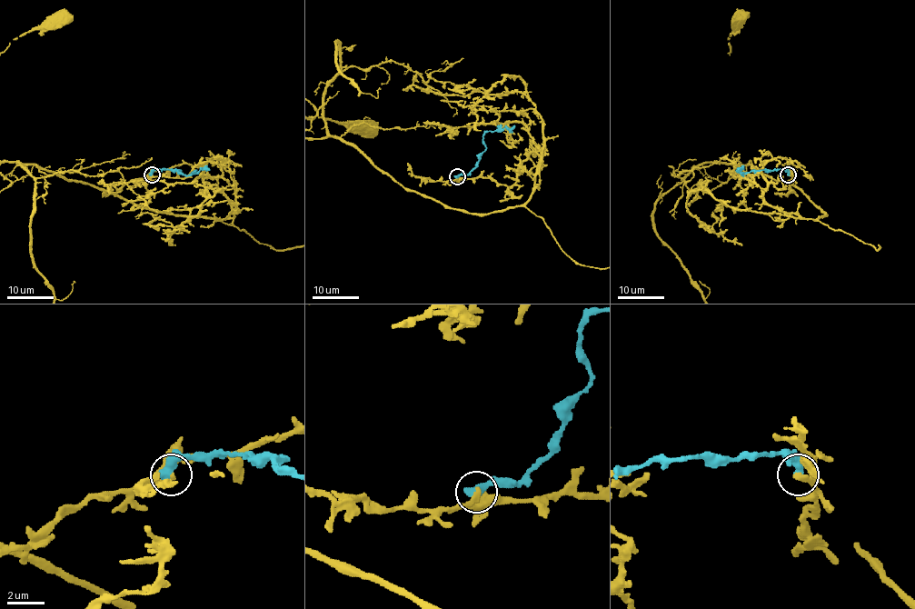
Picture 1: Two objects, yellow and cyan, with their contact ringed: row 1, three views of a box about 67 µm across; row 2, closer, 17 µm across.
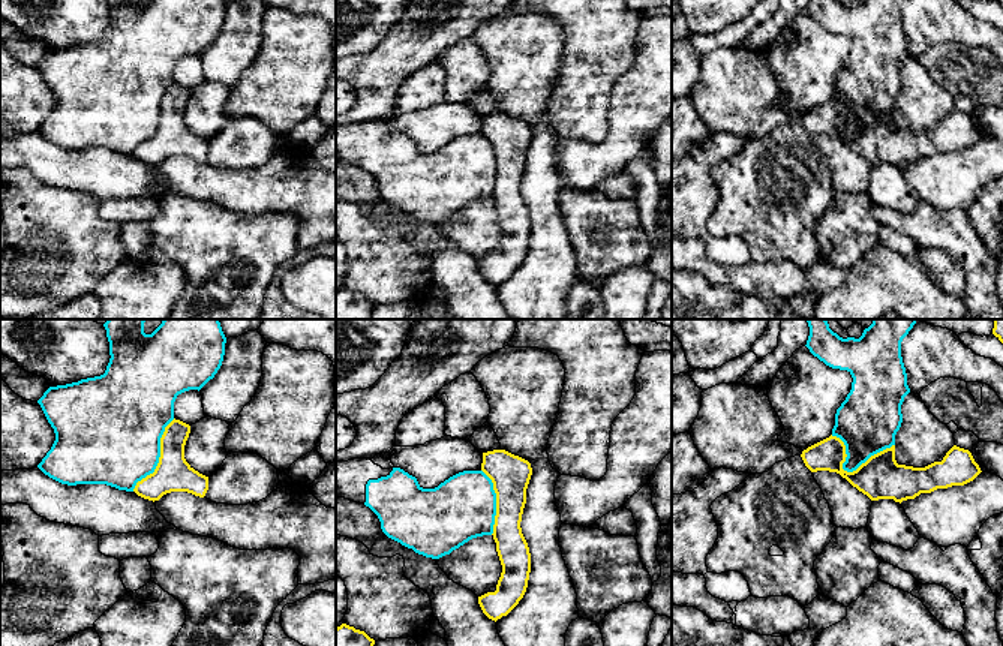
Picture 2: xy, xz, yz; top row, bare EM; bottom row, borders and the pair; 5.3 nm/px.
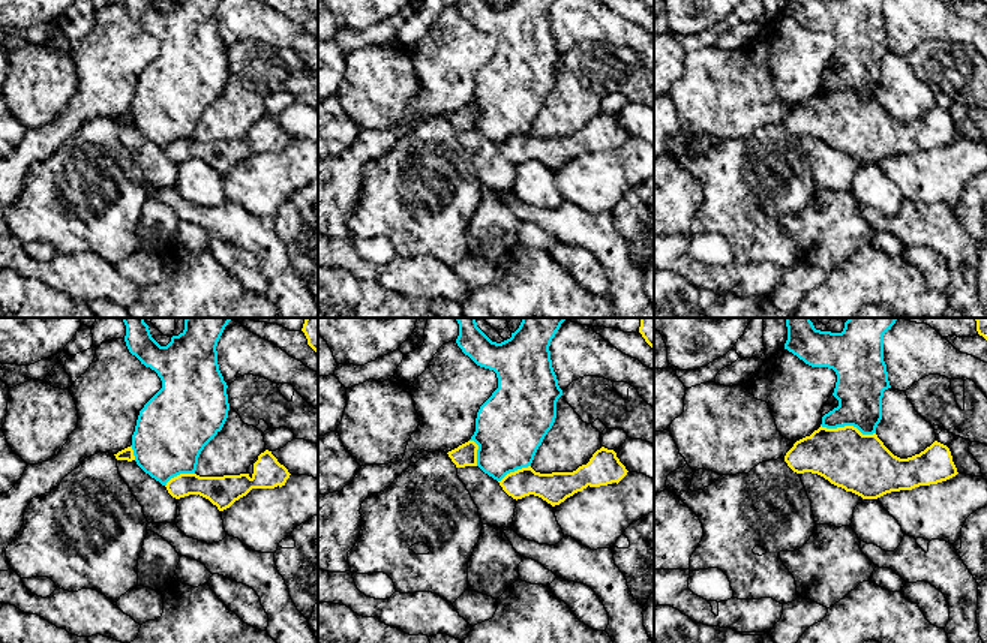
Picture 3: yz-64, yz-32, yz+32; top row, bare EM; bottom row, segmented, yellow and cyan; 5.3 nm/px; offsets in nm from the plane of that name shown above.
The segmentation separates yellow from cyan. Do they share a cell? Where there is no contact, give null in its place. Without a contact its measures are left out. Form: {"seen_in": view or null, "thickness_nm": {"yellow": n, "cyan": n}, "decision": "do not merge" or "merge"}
{"seen_in": "yz", "thickness_nm": {"yellow": 240, "cyan": 280}, "decision": "do not merge"}

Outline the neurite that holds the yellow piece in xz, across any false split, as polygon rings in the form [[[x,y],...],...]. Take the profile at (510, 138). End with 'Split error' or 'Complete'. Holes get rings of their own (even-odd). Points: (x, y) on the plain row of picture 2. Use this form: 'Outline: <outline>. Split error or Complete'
Outline: [[[493,114],[483,117],[481,135],[492,144],[496,157],[492,199],[502,237],[496,255],[478,261],[478,268],[483,277],[496,286],[519,268],[528,252],[531,217],[520,186],[532,132],[519,120]]]. Complete

